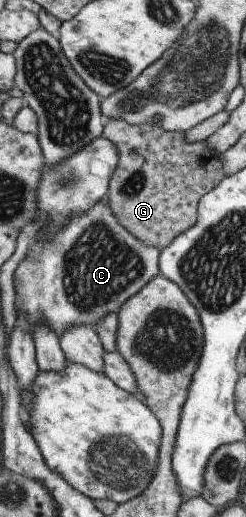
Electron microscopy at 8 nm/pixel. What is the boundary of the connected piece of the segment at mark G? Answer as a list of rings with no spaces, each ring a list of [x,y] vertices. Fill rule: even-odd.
[[[107,119],[102,135],[112,140],[120,156],[118,167],[109,185],[108,203],[125,228],[128,228],[142,243],[159,248],[160,251],[166,249],[177,235],[194,225],[197,221],[197,206],[200,204],[200,199],[224,177],[224,165],[217,156],[213,155],[208,143],[202,141],[190,144],[183,133],[170,132],[151,123],[132,126],[122,119]],[[166,167],[170,167],[170,195],[164,195],[164,189],[166,189],[164,175],[168,171]]]

